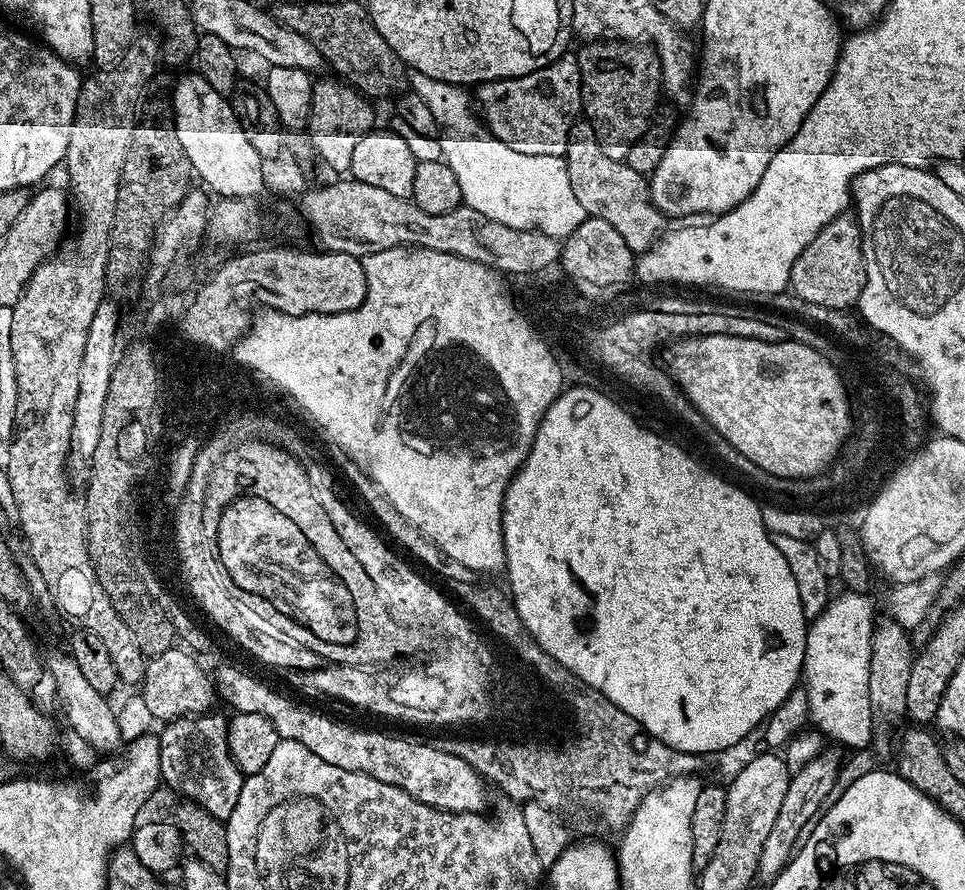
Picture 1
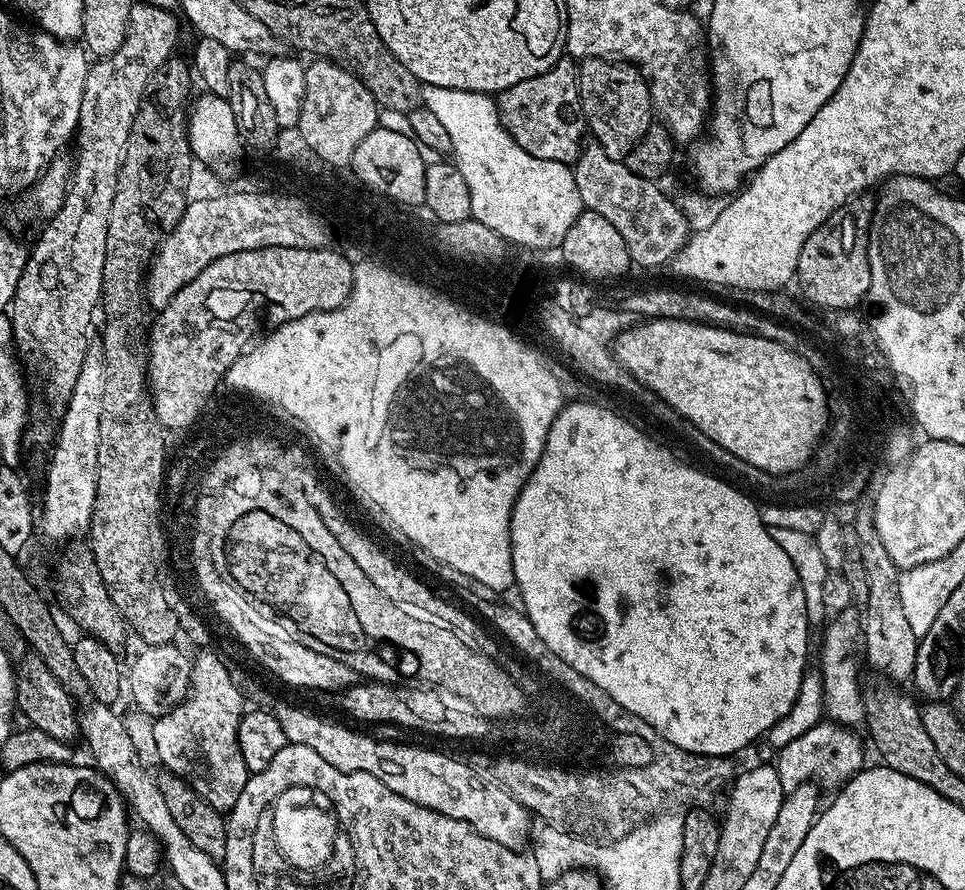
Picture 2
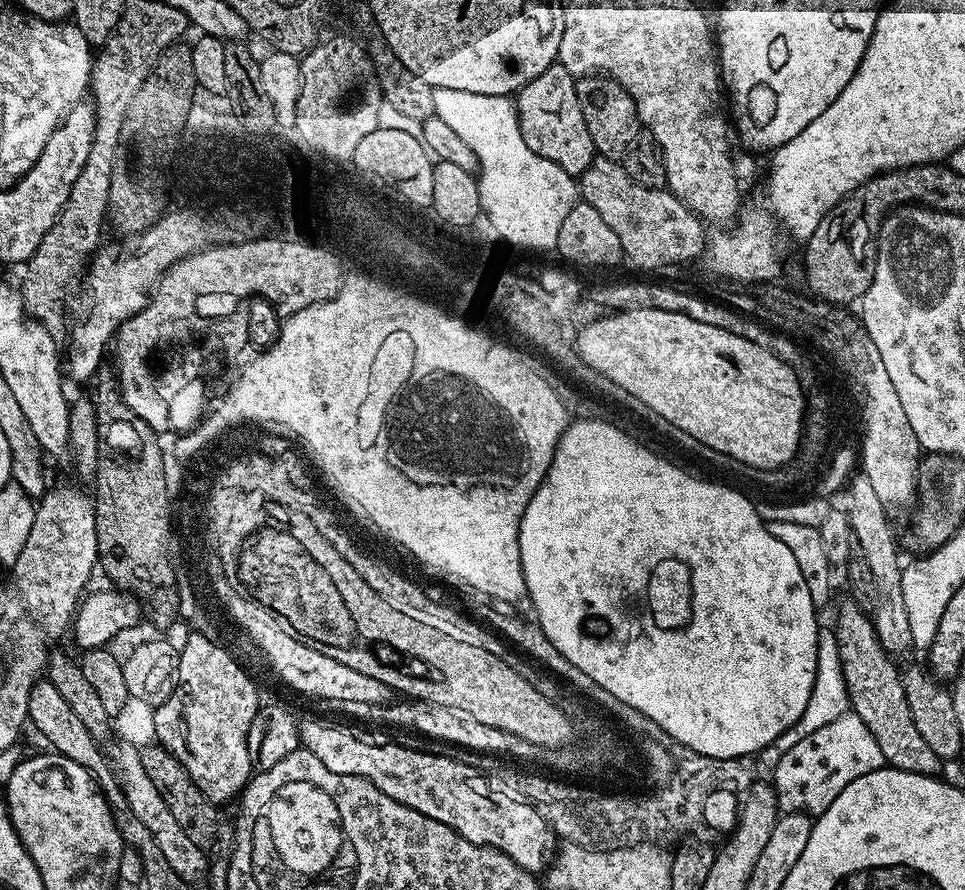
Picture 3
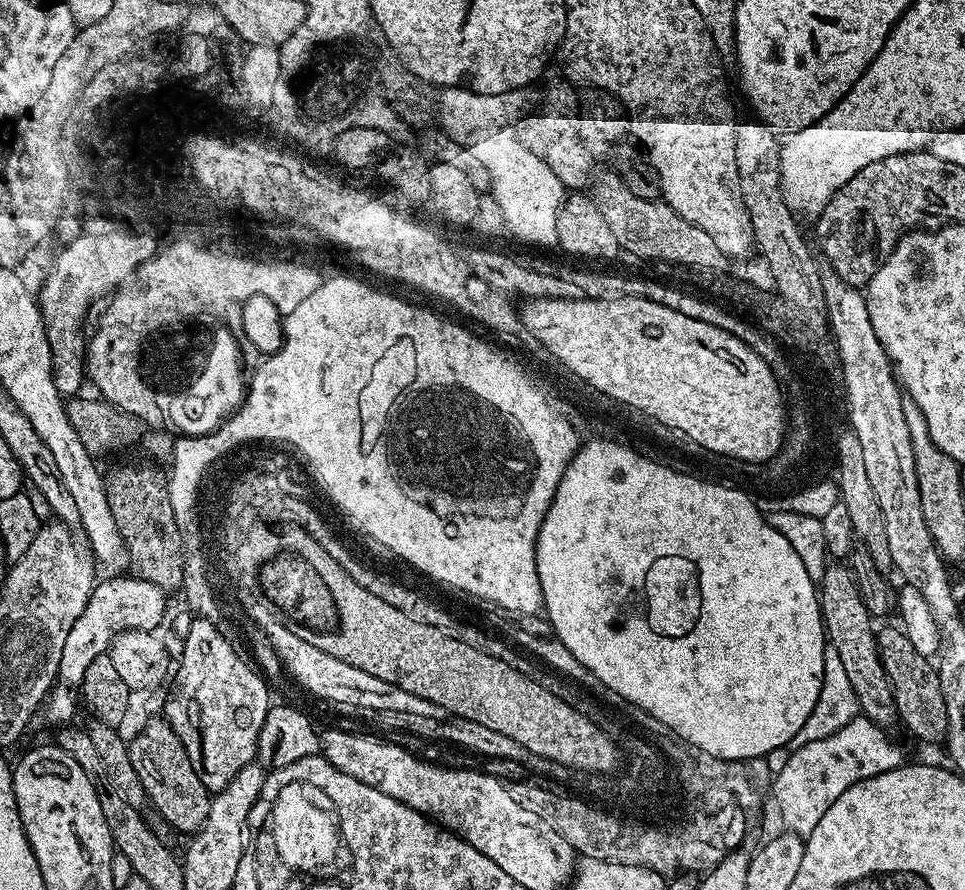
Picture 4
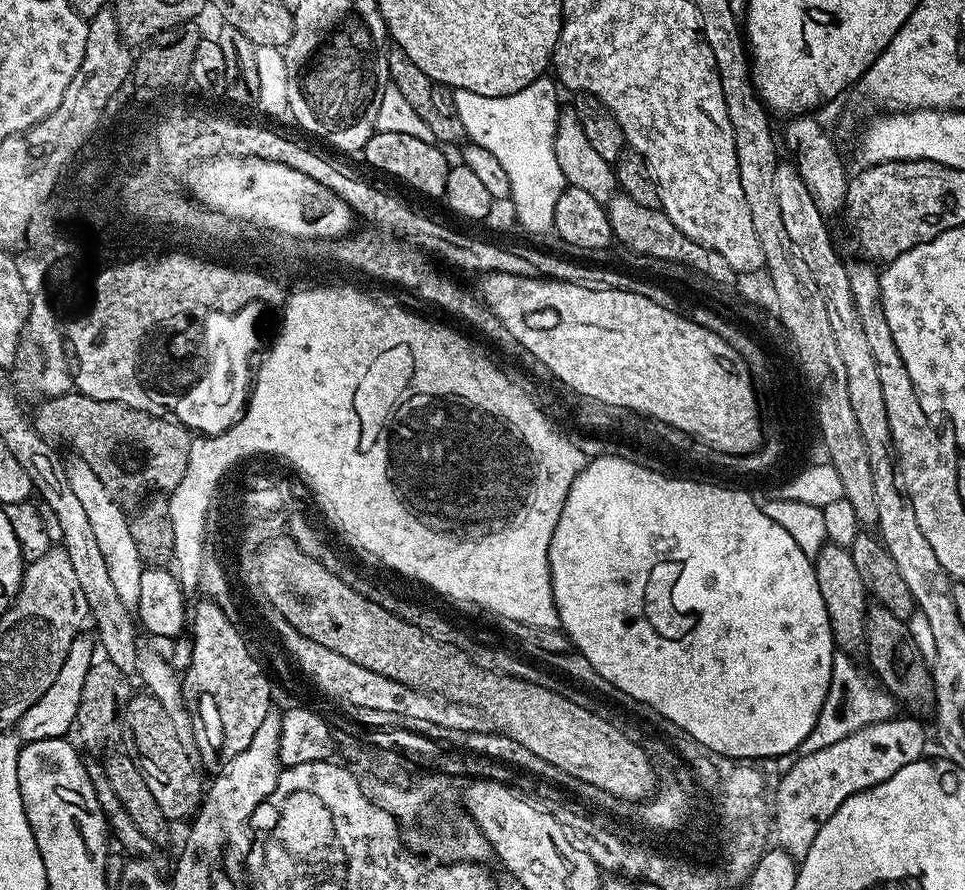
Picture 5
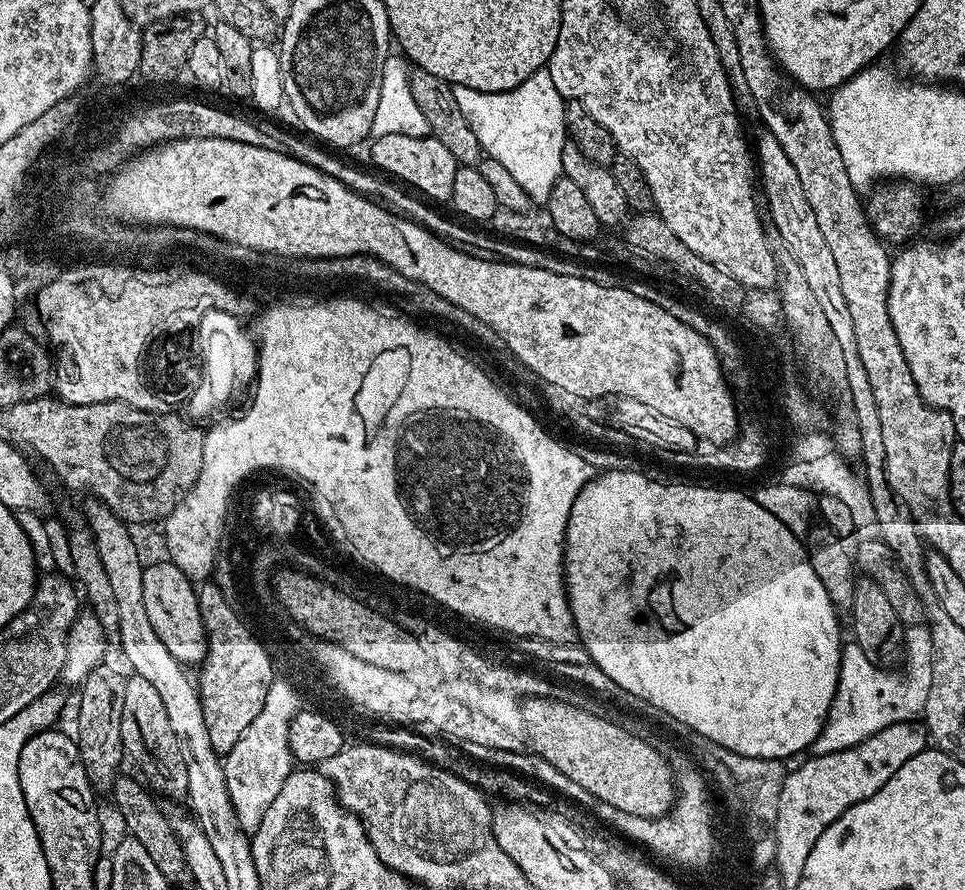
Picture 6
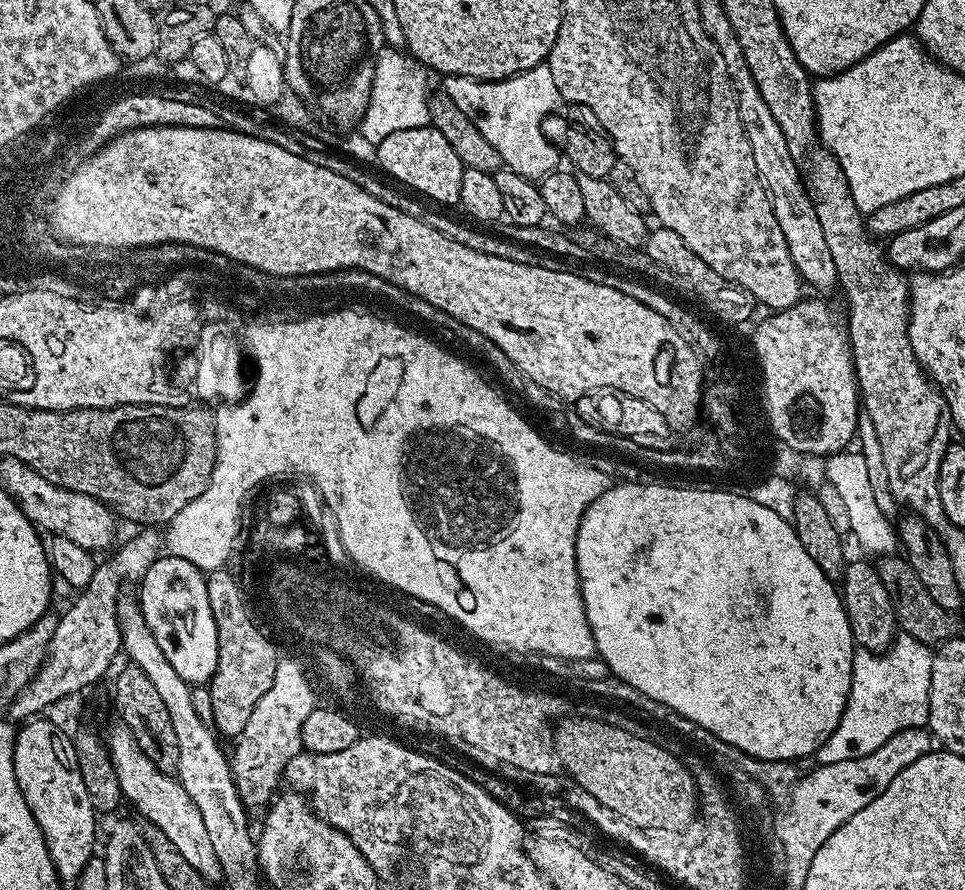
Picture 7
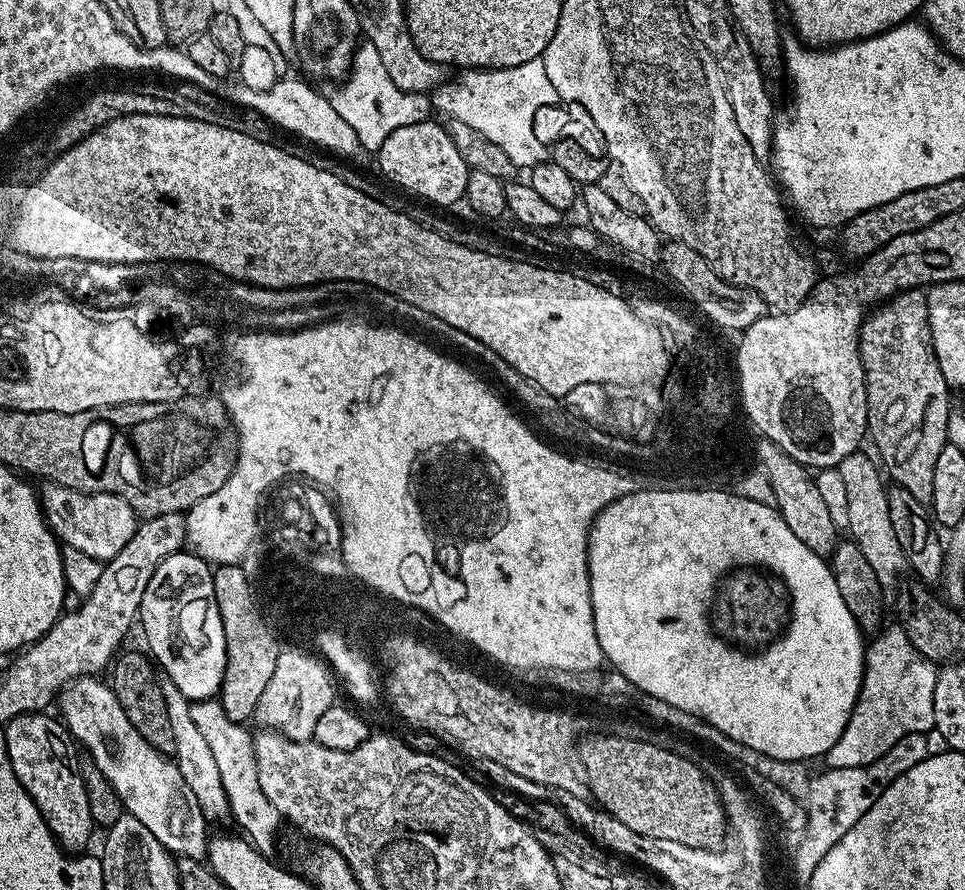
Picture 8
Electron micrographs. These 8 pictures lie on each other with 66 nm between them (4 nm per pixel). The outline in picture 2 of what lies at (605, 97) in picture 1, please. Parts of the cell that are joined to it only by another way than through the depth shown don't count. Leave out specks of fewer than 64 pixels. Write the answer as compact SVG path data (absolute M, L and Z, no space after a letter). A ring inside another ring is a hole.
M590 58L578 64L580 77L580 111L591 139L610 154L610 158L623 160L626 154L646 134L654 122L654 109L647 79L637 65L631 62L617 62L609 58Z

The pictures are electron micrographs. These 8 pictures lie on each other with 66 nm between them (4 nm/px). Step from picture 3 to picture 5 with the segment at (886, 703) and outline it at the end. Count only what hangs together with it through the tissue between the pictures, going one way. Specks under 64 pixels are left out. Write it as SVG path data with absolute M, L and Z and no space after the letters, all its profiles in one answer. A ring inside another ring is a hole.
M826 543L818 550L814 563L818 591L822 594L822 602L826 602L826 614L830 618L830 630L837 649L841 652L856 654L856 651L860 652L864 647L870 597L862 577L854 567L851 551L837 544Z

